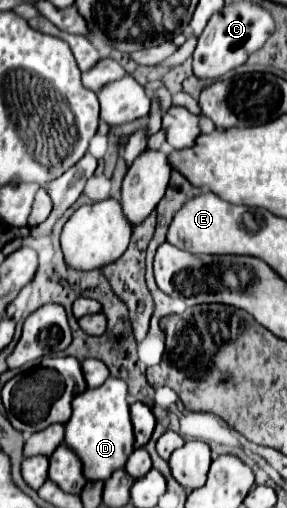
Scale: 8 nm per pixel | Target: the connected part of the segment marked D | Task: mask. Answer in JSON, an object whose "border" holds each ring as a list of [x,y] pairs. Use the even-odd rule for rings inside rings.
{"border":[[[110,376],[102,386],[88,388],[72,400],[72,418],[66,424],[64,444],[68,444],[84,464],[88,480],[108,480],[114,470],[124,468],[128,454],[134,450],[134,430],[130,424],[128,384]]]}

